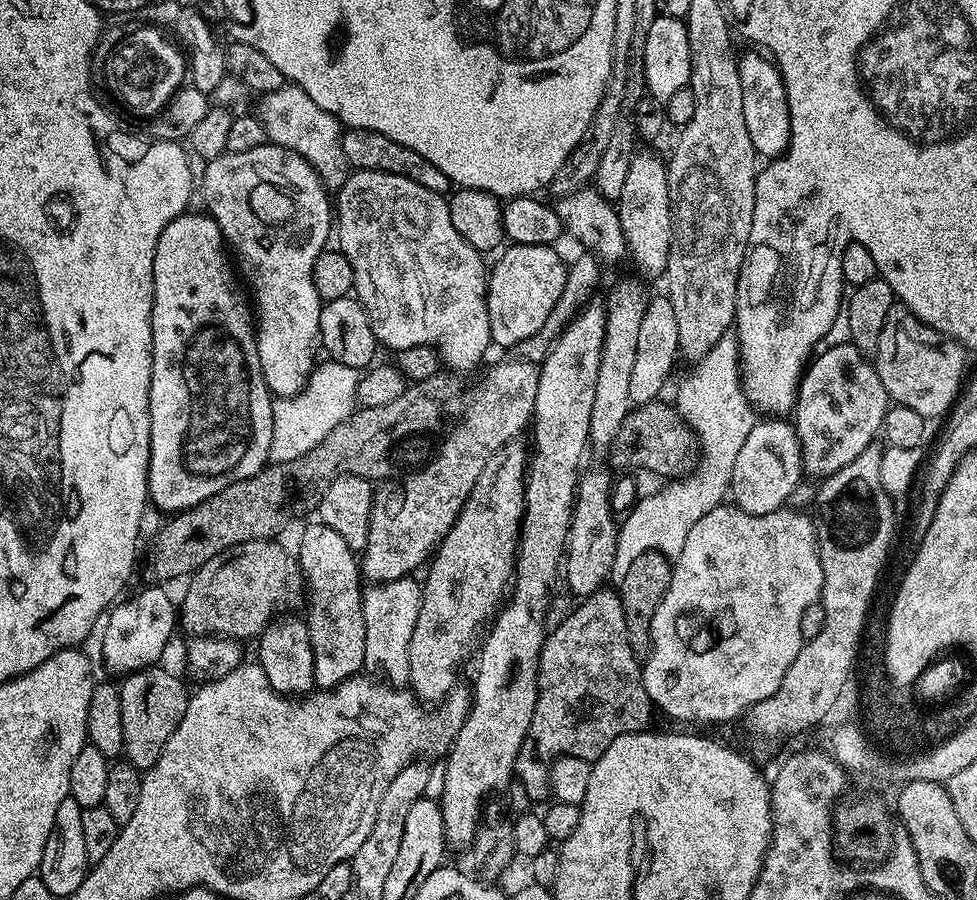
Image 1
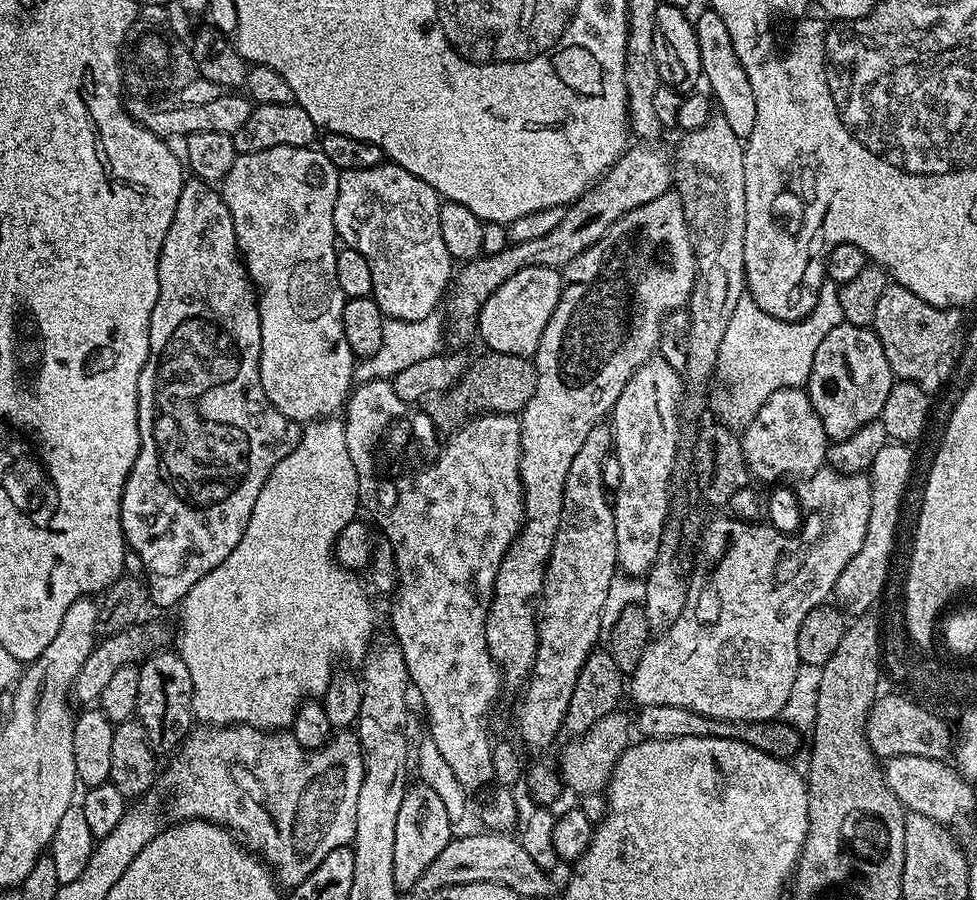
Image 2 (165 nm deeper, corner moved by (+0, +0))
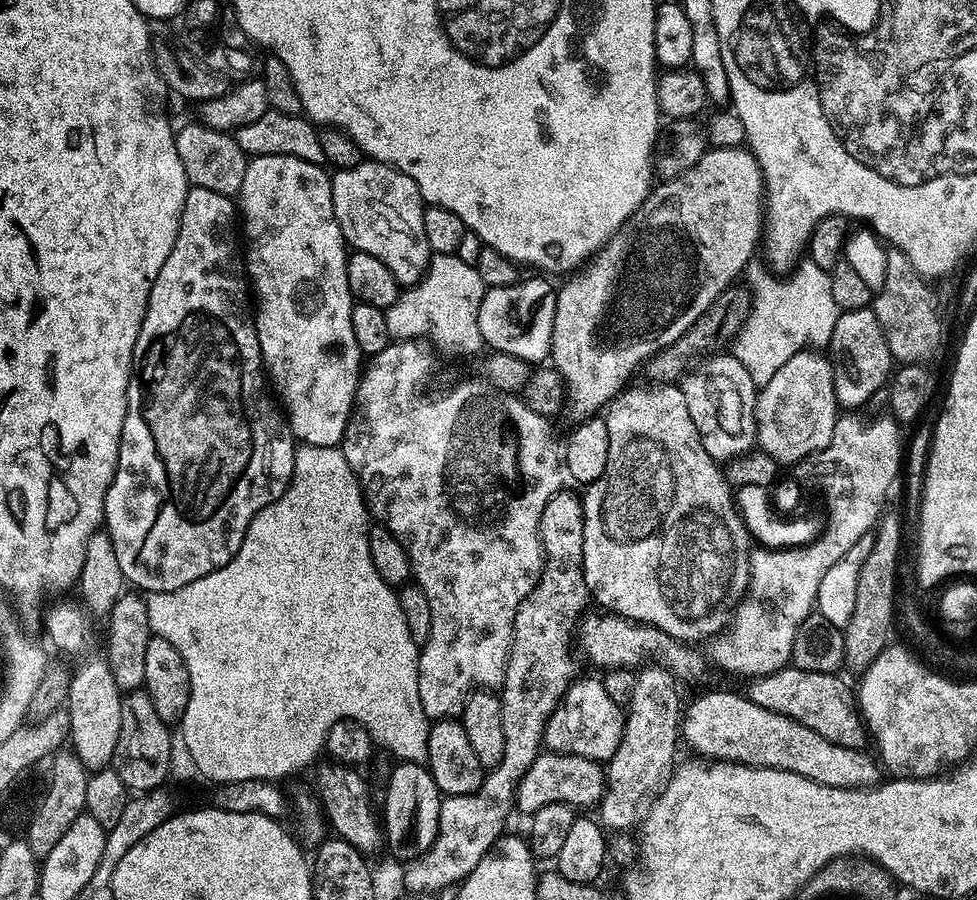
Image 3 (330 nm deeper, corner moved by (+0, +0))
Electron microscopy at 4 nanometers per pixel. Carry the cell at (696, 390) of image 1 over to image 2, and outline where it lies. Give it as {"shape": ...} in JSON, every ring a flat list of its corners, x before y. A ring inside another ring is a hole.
{"shape":[[832,286,821,288,814,310,810,310,806,319,795,322,779,320,766,314,766,310,762,310,762,306,758,306,758,302,754,302,747,294,738,298,738,307,734,309,734,314,726,325,726,334,722,334,722,346,718,350,718,362,714,373,715,379,729,384,729,388,728,392,720,392,716,397,714,395,711,397,710,412,716,415,713,417,727,428,743,430,750,422,754,422,758,410,762,410,770,394,783,388,804,388,810,378,810,370,814,366,814,354,818,354,818,346,822,346,822,338,826,338,826,334,830,334,834,326,842,323,844,315,840,293]]}

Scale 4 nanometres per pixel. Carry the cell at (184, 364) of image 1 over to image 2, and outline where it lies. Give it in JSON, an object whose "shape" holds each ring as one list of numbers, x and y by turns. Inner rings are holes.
{"shape":[[195,178,185,179,184,189,178,198,178,206,174,210,174,222,170,222,170,230,164,239,162,254,158,262,158,302,150,318,150,350,148,361,138,378,138,426,140,427,140,449,138,458,128,475,124,493,120,499,120,517,127,547,136,551,138,559,144,563,143,575,148,586,148,598,153,605,160,608,175,609,184,595,196,585,210,570,214,570,238,546,242,534,246,530,246,522,250,522,250,510,254,510,254,502,258,502,258,490,270,478,270,470,282,458,286,458,295,450,300,441,302,431,299,423,287,420,280,411,266,398,266,390,262,390,260,381,260,305,256,299,252,279,236,246,234,222,230,218,230,210,226,206,223,195,216,192,211,183]]}

